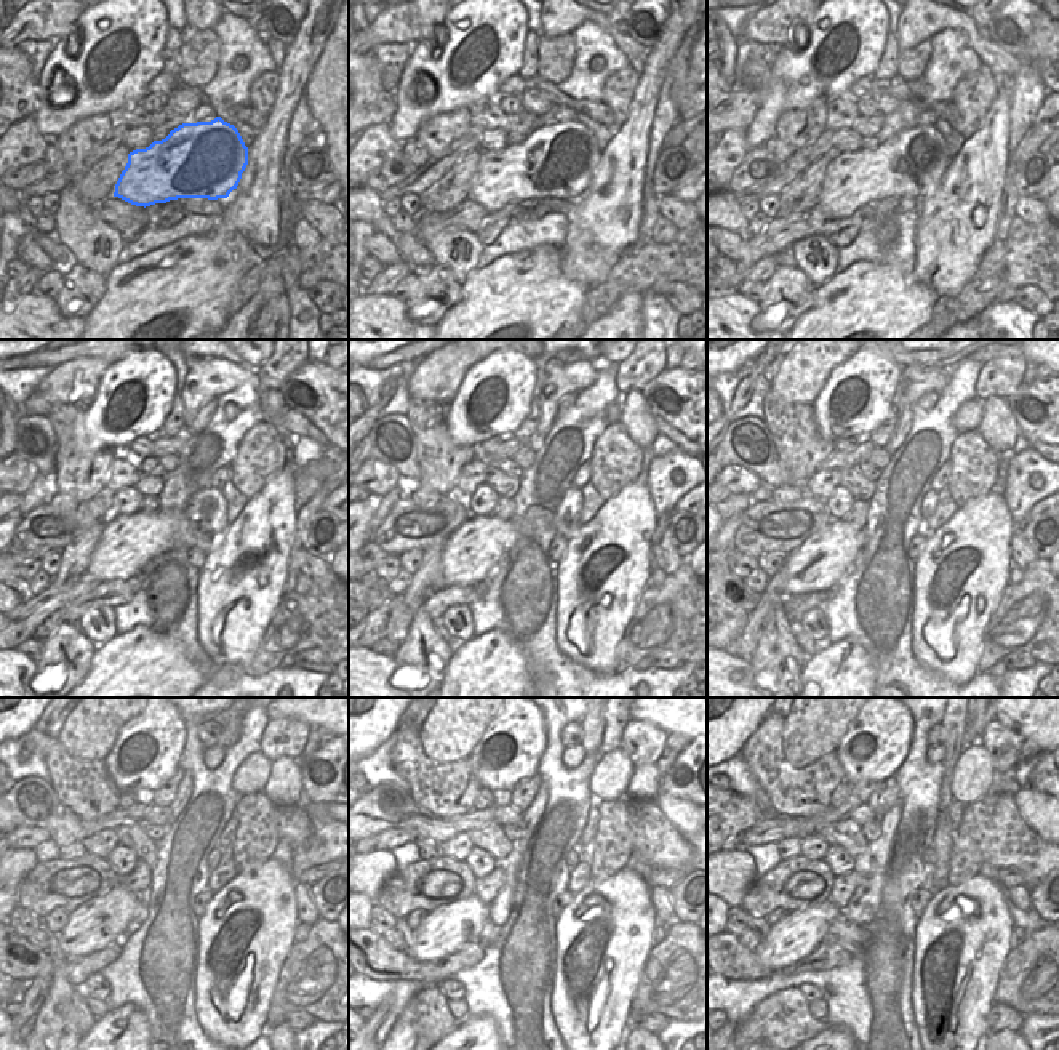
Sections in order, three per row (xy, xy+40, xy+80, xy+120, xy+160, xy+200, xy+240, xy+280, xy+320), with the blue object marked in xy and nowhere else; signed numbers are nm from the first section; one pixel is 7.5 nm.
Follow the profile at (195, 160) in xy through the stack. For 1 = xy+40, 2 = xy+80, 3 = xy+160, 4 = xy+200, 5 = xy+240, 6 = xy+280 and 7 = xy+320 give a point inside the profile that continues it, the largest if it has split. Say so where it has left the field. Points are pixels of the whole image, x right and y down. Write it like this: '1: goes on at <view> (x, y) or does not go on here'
1: goes on at xy+40 (554, 162)
2: goes on at xy+80 (912, 164)
3: goes on at xy+160 (469, 556)
4: goes on at xy+200 (819, 564)
5: goes on at xy+240 (103, 921)
6: goes on at xy+280 (448, 929)
7: goes on at xy+320 (802, 932)

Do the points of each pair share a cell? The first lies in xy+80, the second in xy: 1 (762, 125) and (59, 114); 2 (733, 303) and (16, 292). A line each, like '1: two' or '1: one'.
1: one
2: two

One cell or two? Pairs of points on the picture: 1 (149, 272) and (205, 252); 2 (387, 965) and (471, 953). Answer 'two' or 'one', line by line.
1: one
2: one

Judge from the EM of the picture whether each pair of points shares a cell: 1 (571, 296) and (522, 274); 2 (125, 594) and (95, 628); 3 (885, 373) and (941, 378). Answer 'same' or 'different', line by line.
1: same
2: different
3: different

